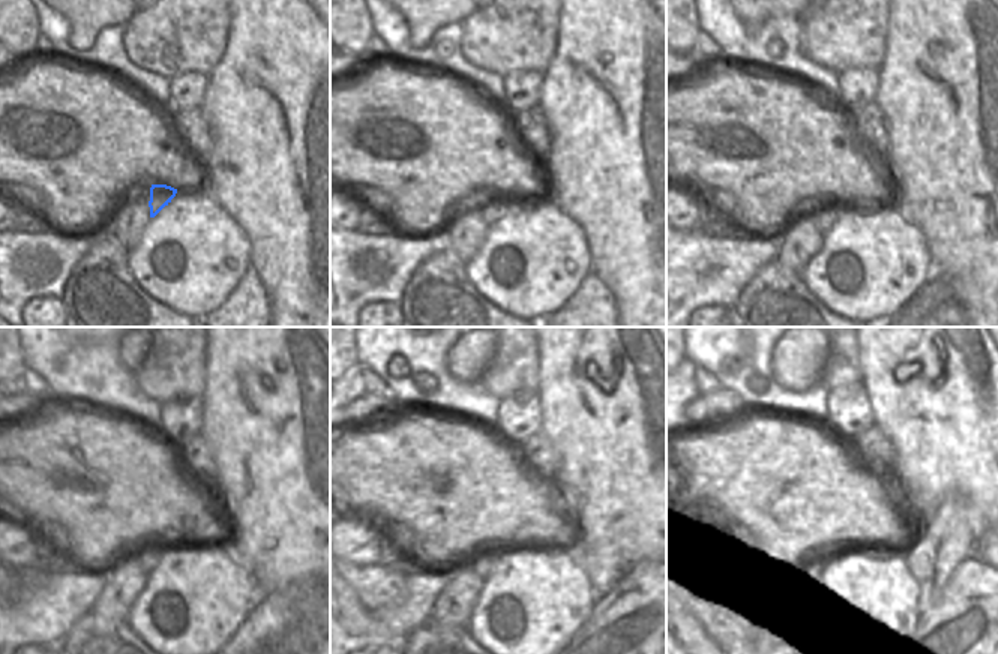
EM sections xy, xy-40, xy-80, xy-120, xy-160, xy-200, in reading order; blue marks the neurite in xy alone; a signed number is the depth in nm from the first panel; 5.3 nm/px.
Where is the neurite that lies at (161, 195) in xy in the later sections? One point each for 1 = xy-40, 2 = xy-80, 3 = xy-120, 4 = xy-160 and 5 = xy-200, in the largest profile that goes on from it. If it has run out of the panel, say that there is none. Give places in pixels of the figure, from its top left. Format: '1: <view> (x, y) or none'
1: xy-40 (494, 212)
2: xy-80 (829, 212)
3: xy-120 (150, 555)
4: xy-160 (486, 557)
5: xy-200 (809, 570)

